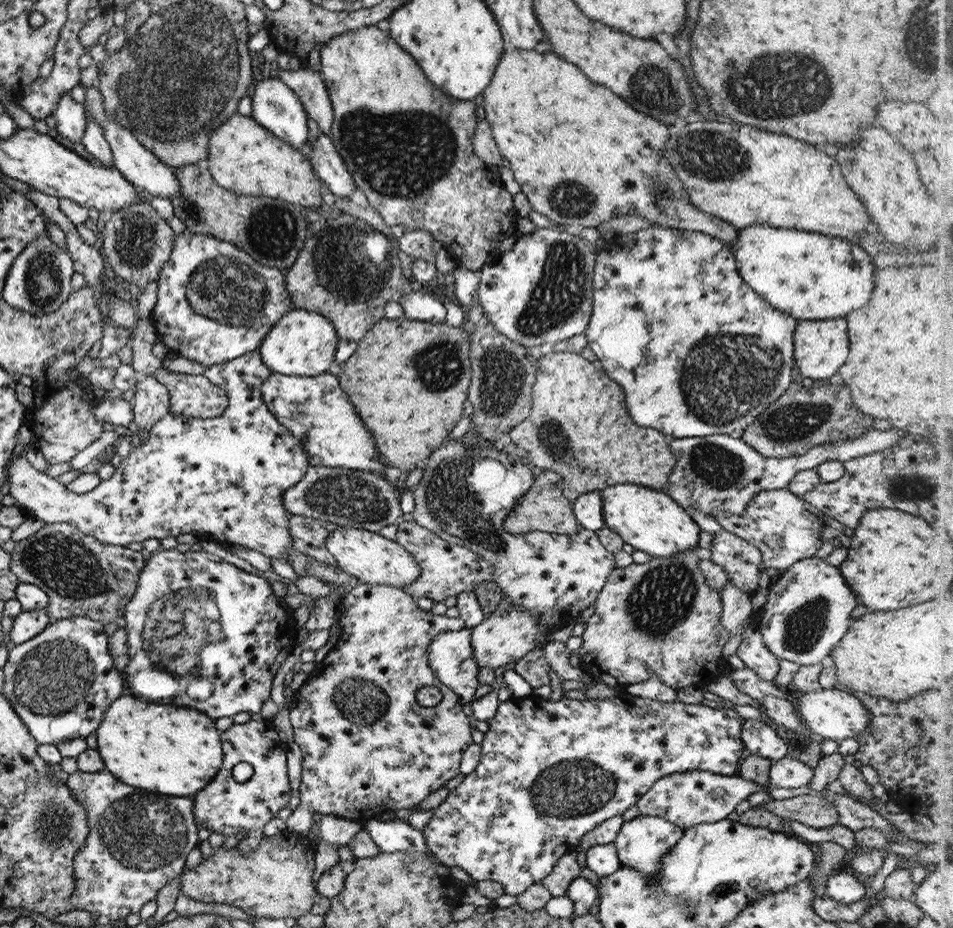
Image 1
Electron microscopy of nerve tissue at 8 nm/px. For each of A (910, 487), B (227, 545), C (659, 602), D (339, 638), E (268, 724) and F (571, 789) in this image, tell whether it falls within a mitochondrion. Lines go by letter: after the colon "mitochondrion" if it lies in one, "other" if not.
A: mitochondrion
B: other
C: mitochondrion
D: other
E: other
F: mitochondrion

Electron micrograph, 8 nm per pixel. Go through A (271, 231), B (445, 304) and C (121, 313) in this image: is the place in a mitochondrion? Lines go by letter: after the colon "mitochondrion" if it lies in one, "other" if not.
A: mitochondrion
B: other
C: mitochondrion

